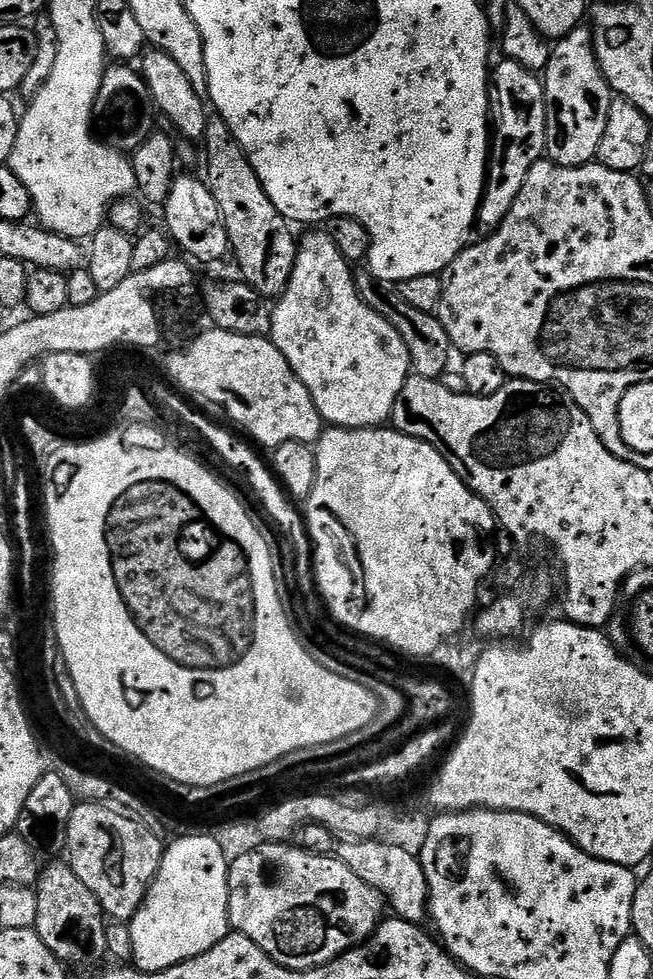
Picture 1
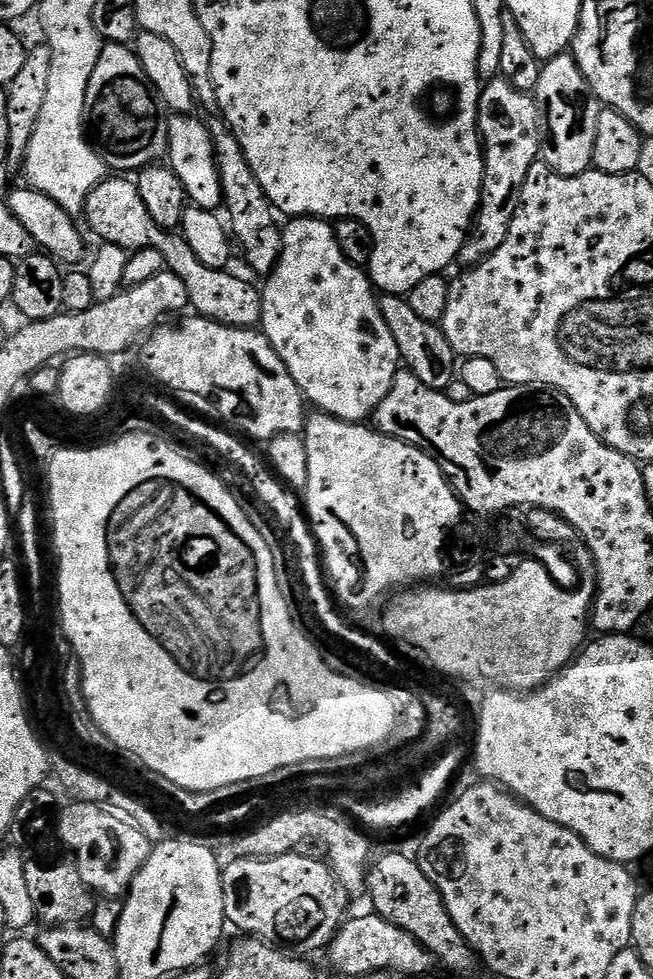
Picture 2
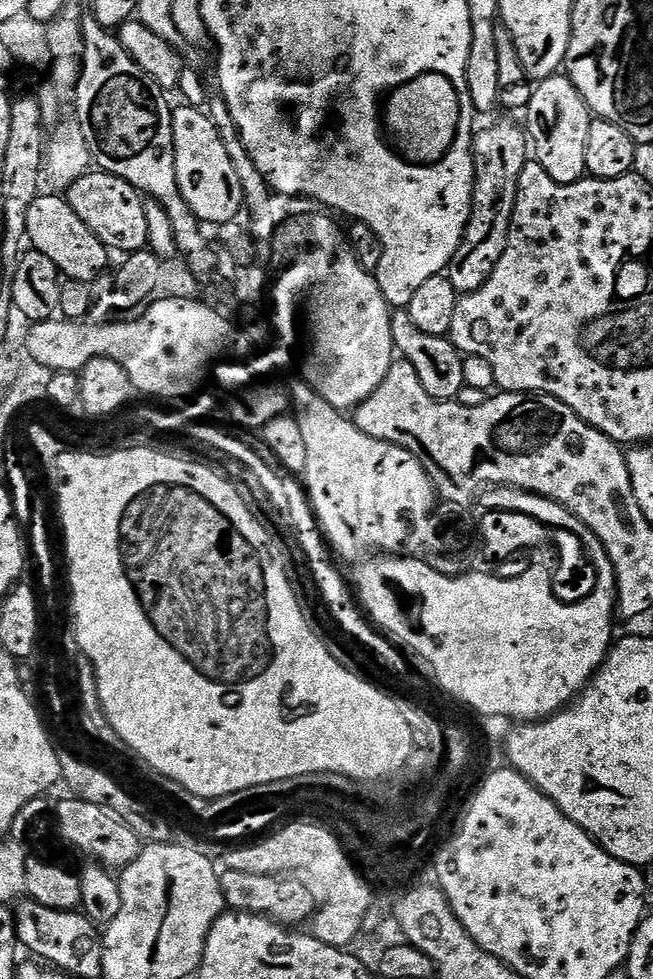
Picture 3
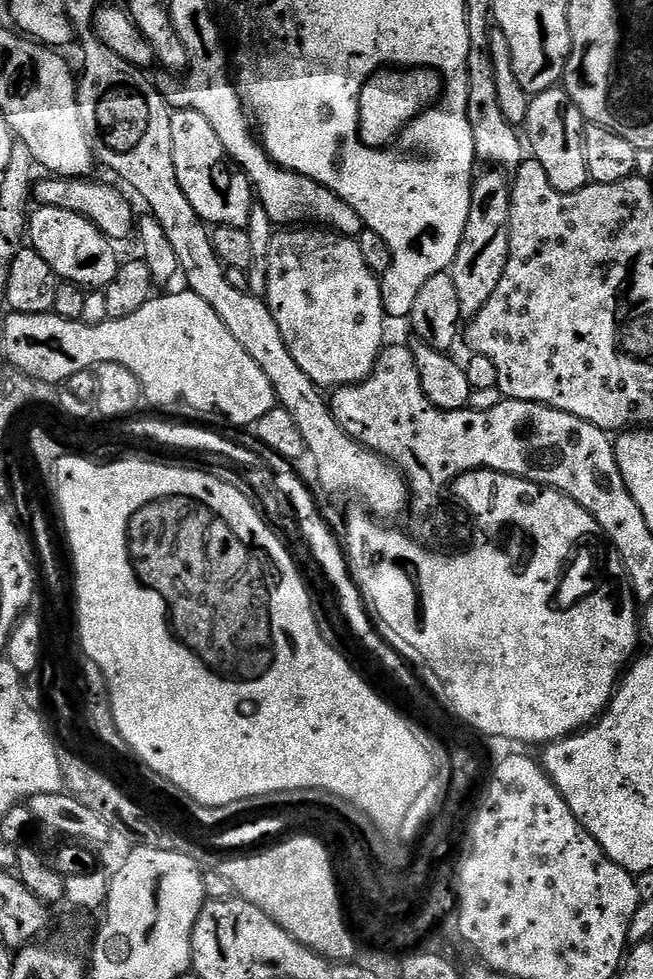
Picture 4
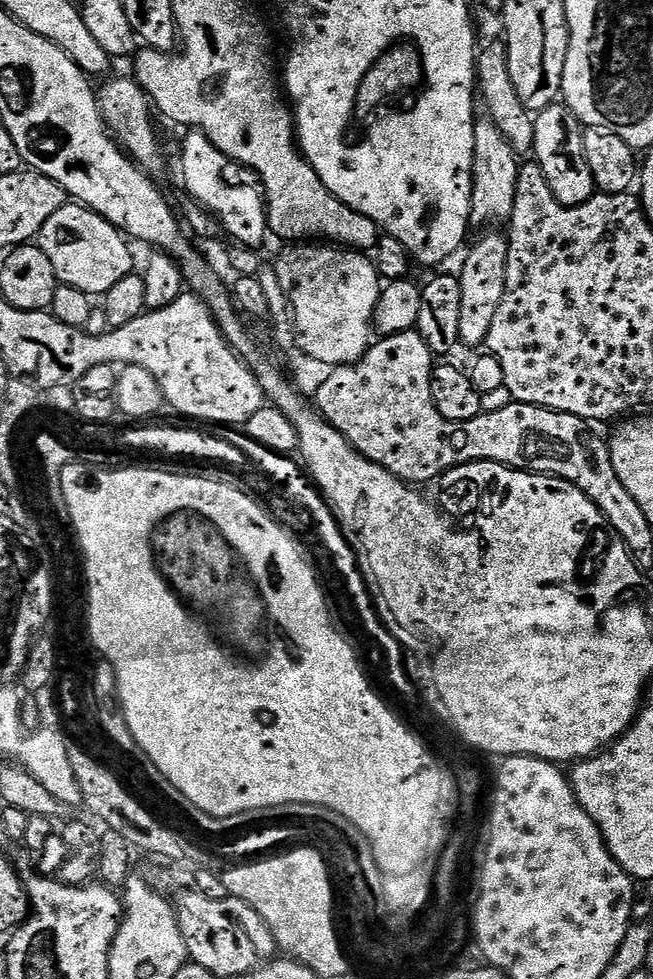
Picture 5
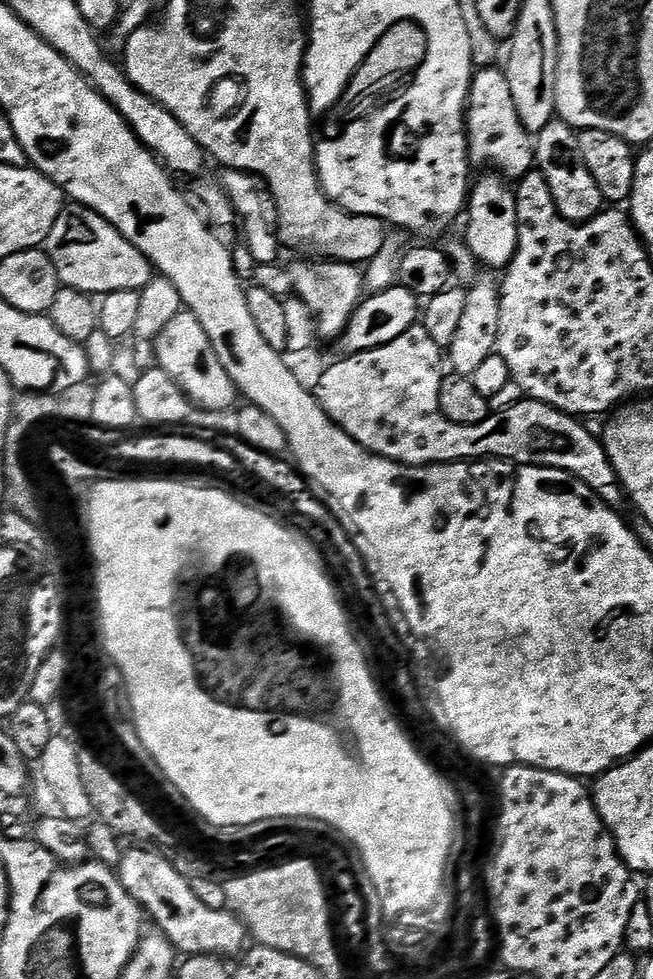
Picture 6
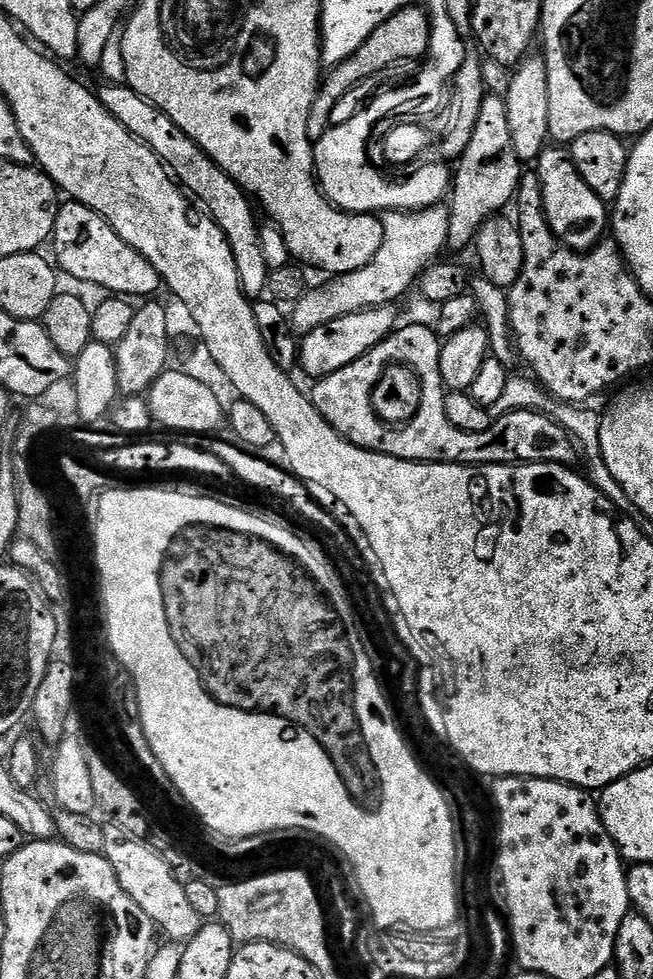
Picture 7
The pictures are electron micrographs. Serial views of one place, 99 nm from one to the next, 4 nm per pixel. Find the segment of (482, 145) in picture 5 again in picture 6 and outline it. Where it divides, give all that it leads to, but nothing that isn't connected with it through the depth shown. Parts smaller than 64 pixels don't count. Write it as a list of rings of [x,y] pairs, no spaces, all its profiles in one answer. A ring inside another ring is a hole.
[[[488,174],[471,185],[466,201],[468,225],[462,239],[476,259],[476,263],[488,270],[503,270],[518,250],[518,210],[513,185],[499,174]]]

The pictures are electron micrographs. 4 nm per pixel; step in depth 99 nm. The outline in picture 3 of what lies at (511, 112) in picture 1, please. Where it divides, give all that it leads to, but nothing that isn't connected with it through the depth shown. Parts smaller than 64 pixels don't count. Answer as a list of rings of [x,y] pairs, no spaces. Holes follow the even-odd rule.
[[[500,120],[475,133],[472,154],[476,157],[476,185],[472,187],[472,216],[462,242],[448,264],[446,275],[458,294],[478,290],[494,274],[498,258],[506,250],[512,225],[514,202],[518,198],[518,178],[522,166],[530,158],[527,131],[512,120]]]

